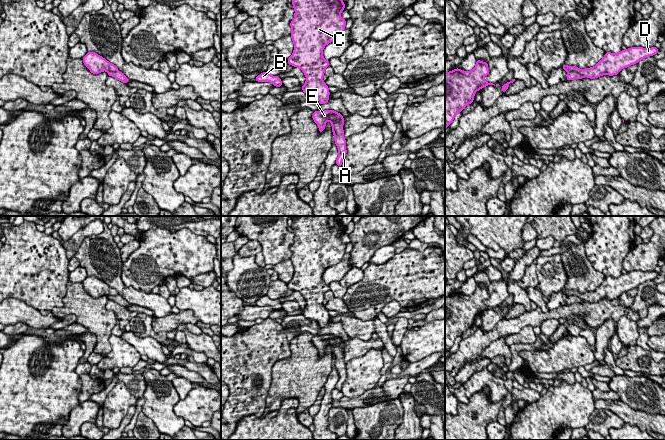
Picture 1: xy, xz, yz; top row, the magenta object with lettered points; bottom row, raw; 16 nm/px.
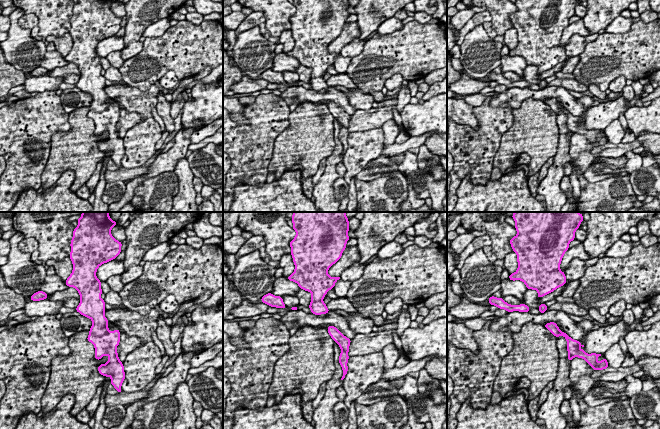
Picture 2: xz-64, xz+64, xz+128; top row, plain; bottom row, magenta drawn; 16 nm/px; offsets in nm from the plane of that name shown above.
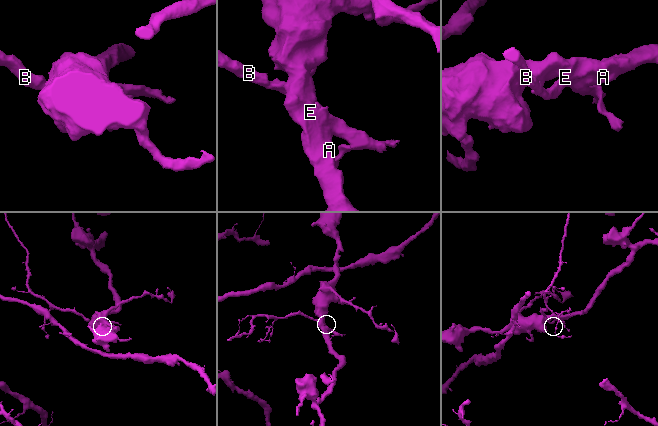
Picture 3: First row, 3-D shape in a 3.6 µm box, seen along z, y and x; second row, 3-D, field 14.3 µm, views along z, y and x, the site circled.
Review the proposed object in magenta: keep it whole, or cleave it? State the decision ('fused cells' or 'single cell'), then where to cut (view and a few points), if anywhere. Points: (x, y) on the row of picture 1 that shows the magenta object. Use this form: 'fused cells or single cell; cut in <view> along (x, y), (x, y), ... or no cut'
fused cells; cut in yz along (568, 72), (575, 71), (584, 76)

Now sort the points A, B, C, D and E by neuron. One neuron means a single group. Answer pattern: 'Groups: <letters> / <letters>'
Groups: A C D E / B

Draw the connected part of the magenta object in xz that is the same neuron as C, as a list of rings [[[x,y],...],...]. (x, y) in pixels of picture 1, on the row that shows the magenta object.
[[[292,0],[291,3],[295,10],[294,19],[290,22],[294,50],[287,62],[300,68],[305,74],[306,82],[302,85],[302,91],[317,97],[319,105],[323,105],[328,103],[330,95],[329,88],[323,81],[324,71],[330,66],[329,60],[323,57],[323,49],[327,44],[339,39],[346,29],[346,19],[341,18],[345,3],[342,0]]]

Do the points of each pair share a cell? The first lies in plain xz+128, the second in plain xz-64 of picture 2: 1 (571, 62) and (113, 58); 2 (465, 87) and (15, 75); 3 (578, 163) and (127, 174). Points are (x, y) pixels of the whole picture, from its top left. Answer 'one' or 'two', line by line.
1: one
2: two
3: two

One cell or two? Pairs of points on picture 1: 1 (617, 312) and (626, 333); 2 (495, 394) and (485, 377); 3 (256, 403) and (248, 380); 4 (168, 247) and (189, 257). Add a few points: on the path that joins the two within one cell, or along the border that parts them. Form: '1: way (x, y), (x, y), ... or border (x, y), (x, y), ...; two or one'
1: border (617, 320), (622, 316), (627, 316), (636, 322); two
2: way (495, 390), (495, 387), (489, 381); one
3: way (254, 397), (248, 391), (248, 386); one
4: way (173, 249), (176, 252), (184, 252); one

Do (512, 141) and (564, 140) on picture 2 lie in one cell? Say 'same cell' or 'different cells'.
different cells

